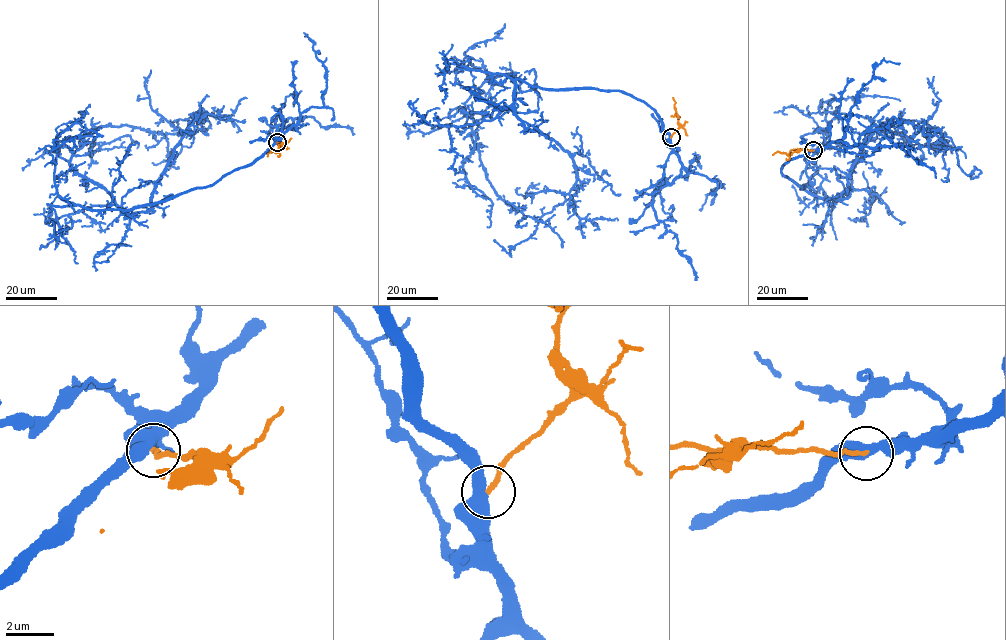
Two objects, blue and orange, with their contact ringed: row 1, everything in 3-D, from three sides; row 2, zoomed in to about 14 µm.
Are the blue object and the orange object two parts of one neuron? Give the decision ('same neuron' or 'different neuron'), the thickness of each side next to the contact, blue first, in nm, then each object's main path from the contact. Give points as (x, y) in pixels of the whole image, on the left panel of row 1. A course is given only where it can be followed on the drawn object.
different neuron | 460/160 nm | blue via (277, 143), (212, 184), (129, 214), (151, 207), (201, 112), (177, 123), (174, 158), (152, 163) | orange via (277, 143), (282, 144), (278, 145), (279, 151), (270, 151), (267, 156)

